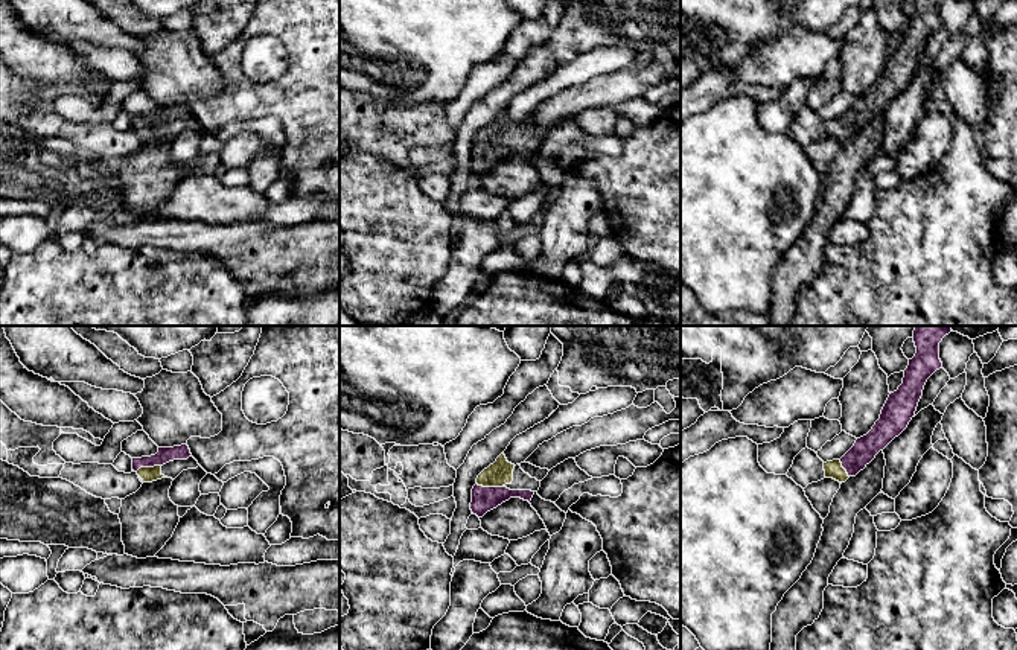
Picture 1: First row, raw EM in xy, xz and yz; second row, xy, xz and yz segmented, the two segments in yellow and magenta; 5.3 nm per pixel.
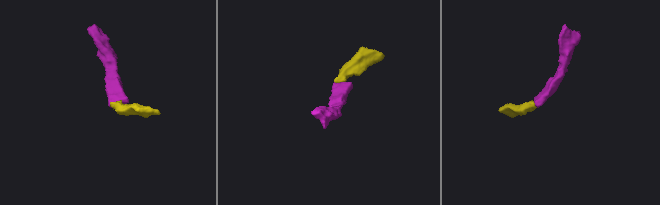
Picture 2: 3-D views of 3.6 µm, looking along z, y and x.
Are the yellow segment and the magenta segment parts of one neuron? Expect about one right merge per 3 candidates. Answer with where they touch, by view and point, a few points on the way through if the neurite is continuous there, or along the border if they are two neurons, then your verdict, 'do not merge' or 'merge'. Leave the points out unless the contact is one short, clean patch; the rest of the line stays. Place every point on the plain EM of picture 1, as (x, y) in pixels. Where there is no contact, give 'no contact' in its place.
contact xz (490, 145); way xz (498, 133), (490, 145), (484, 159); merge

